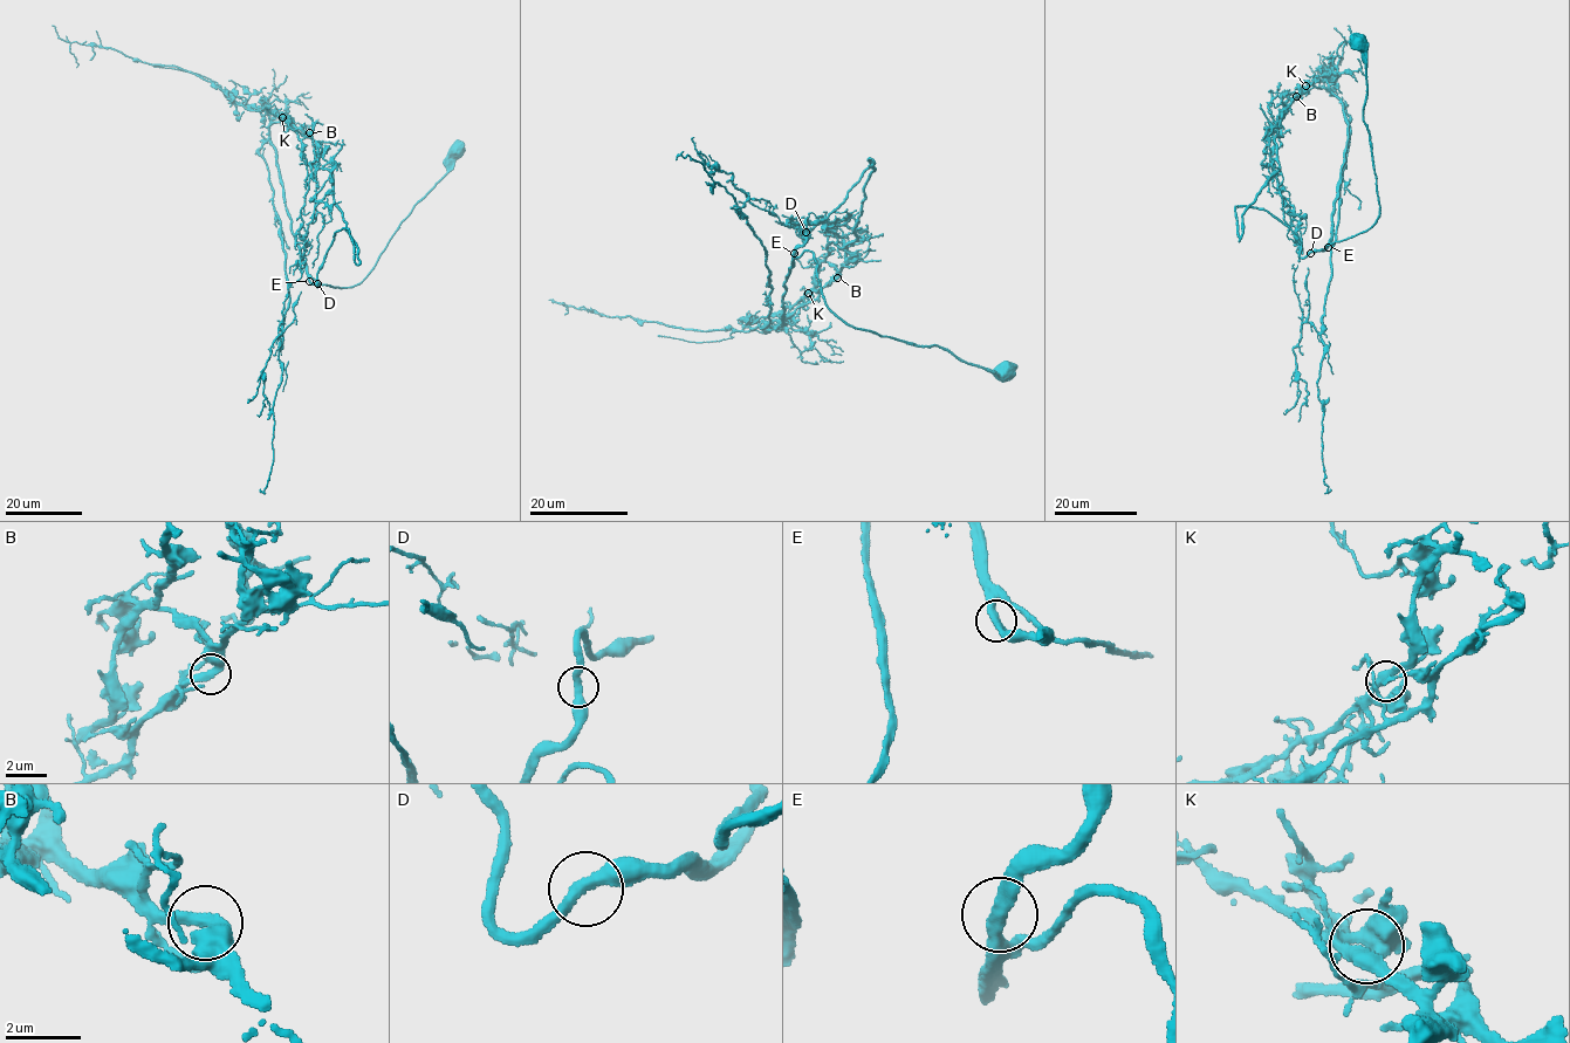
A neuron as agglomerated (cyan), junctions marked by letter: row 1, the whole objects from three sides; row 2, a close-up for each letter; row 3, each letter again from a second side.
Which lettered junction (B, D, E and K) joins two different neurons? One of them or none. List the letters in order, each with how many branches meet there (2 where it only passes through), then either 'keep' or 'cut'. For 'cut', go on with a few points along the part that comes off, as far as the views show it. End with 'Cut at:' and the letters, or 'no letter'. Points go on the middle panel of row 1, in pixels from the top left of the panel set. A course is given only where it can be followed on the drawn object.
B: 2 branches meet; keep
D: 2 branches meet; keep
E: 2 branches meet; keep
K: 2 branches meet; keep
Cut at: no letter

